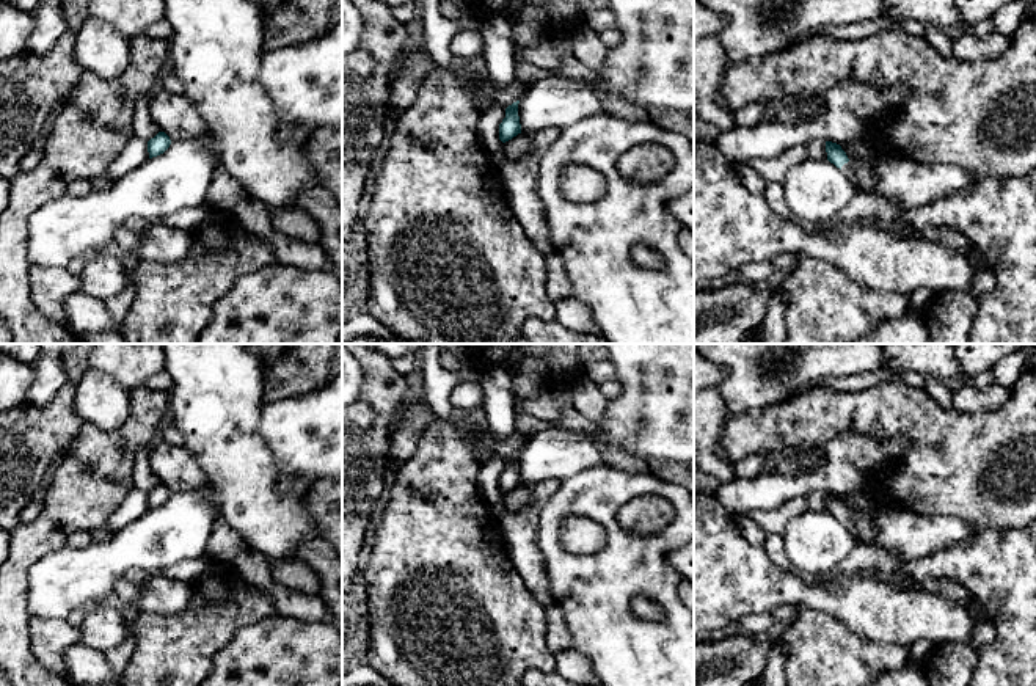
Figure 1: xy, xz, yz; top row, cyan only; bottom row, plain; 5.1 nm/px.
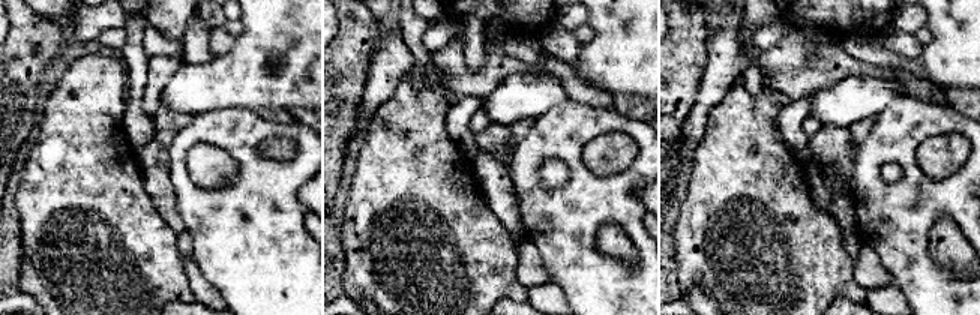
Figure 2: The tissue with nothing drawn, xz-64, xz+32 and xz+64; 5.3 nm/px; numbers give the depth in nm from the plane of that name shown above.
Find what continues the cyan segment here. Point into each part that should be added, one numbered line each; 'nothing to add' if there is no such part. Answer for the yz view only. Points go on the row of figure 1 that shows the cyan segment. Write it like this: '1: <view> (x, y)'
1: yz (846, 168)

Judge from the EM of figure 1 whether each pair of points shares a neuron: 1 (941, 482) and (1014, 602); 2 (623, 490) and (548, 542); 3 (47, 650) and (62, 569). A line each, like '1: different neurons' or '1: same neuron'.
1: different neurons
2: same neuron
3: different neurons

